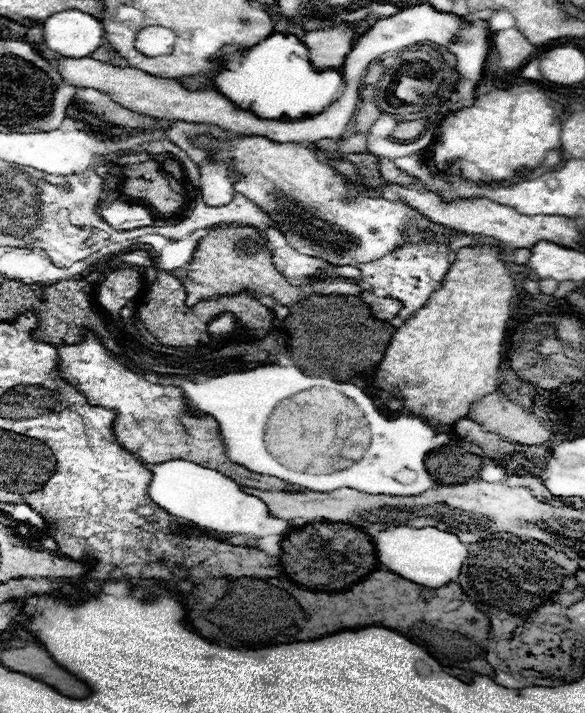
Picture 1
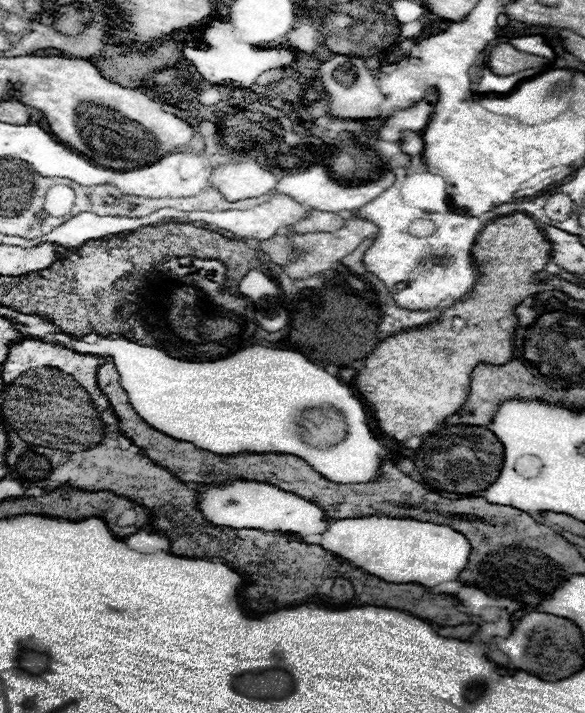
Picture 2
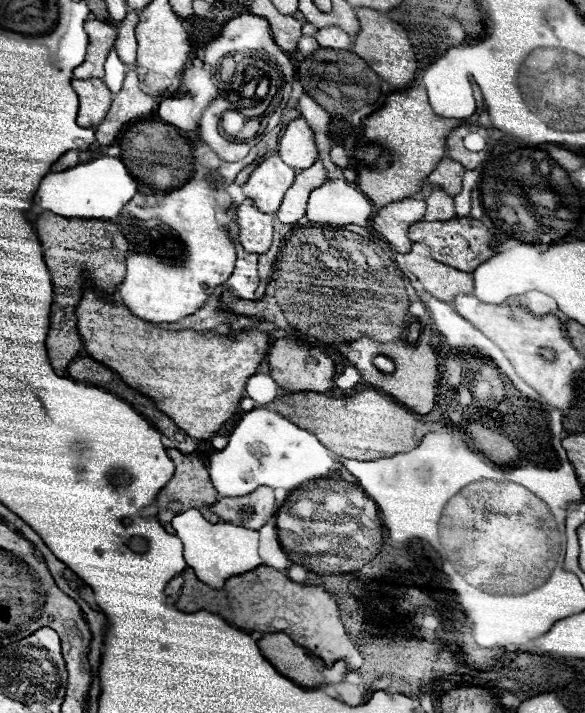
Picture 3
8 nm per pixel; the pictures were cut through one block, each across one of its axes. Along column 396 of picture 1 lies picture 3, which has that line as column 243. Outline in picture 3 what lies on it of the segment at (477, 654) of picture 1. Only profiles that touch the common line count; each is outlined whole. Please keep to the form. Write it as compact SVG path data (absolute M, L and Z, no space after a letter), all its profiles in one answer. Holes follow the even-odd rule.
M258 566L252 572L232 576L226 580L226 586L222 590L214 590L208 584L200 582L190 568L182 572L182 578L184 586L176 602L178 610L182 612L216 612L228 624L244 632L284 632L298 646L322 658L326 666L332 666L338 660L344 660L348 670L358 670L362 666L362 656L358 648L352 644L352 640L346 636L344 626L338 618L338 604L324 586L306 586L292 582L288 576L270 566Z

